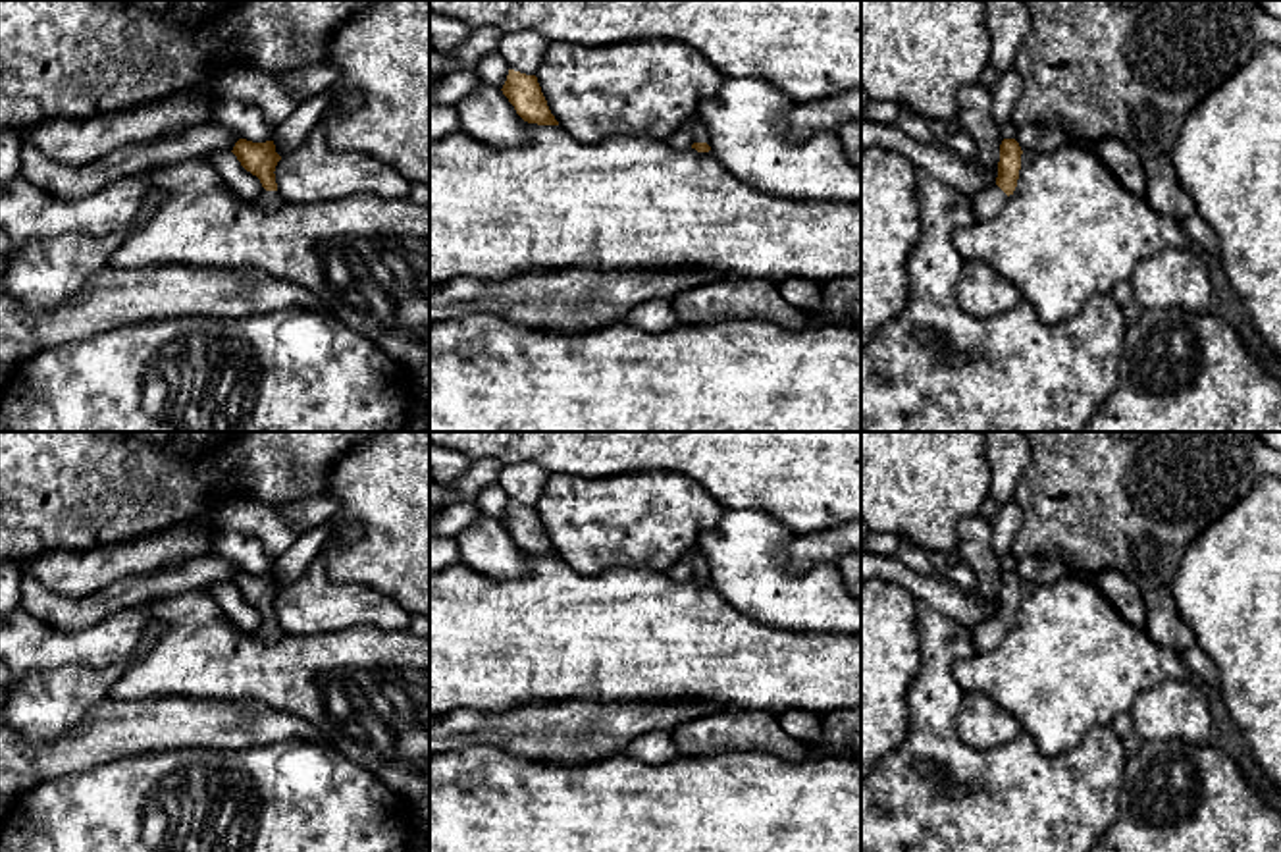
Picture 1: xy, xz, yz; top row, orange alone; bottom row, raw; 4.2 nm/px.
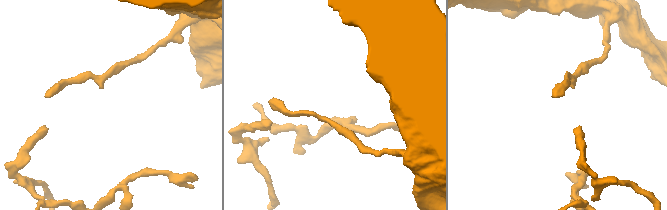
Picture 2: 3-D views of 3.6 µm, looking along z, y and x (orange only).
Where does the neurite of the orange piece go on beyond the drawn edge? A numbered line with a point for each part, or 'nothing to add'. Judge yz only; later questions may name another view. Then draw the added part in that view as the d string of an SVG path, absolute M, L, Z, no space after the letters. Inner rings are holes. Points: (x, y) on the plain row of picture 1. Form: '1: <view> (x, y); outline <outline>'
1: yz (989, 635); outline M998 617L980 623L973 628L973 644L977 653L996 650L1004 642L1006 634L1007 626Z

